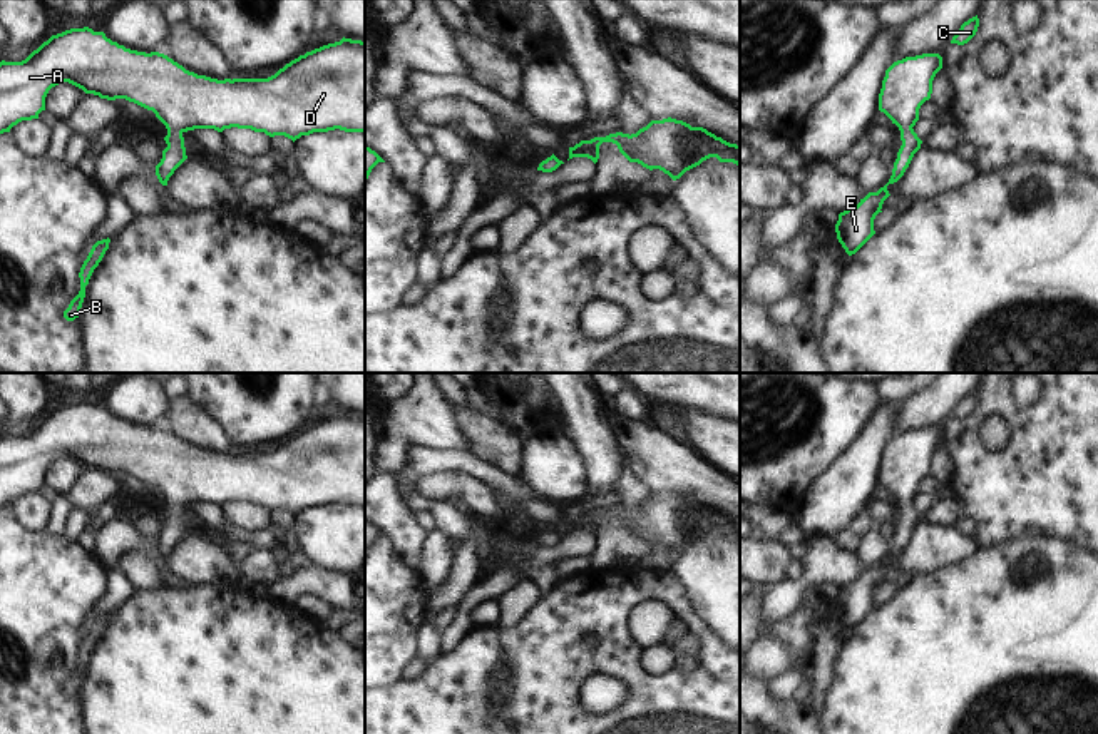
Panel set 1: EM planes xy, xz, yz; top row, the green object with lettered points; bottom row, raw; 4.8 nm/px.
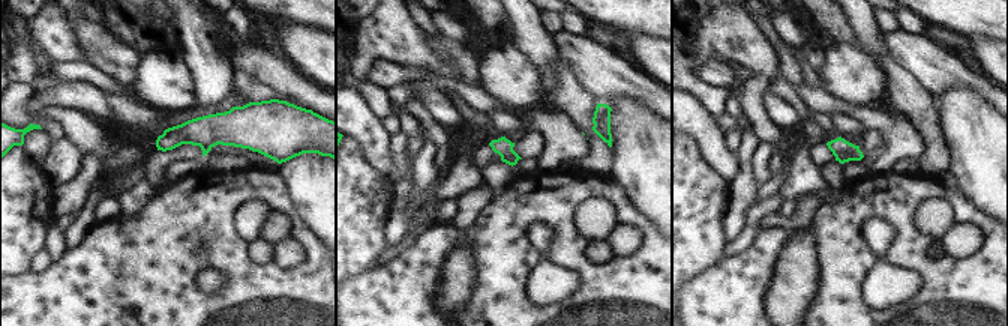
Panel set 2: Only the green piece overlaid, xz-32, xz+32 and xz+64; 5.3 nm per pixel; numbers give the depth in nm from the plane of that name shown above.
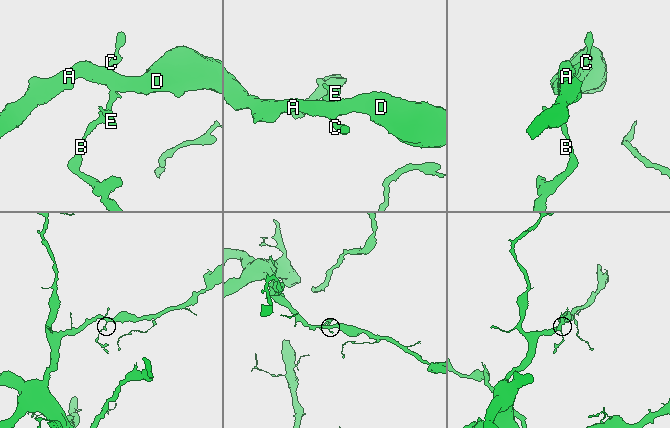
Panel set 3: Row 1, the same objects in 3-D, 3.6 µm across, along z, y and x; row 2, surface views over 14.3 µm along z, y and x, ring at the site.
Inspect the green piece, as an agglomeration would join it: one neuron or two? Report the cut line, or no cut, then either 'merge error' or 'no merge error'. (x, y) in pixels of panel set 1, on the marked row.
cut none; no merge error

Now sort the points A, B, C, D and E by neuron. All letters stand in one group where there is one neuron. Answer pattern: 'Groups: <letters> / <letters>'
Groups: A B C D E.

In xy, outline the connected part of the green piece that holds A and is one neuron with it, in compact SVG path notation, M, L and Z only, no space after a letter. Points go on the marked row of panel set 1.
M89 27L70 28L52 35L22 62L0 62L0 134L10 132L22 120L38 119L38 114L45 110L49 90L62 82L69 82L100 99L126 99L156 114L167 129L164 137L167 147L156 166L156 176L162 186L167 186L169 177L187 159L182 137L187 130L214 129L223 132L224 129L238 127L264 132L269 137L285 135L293 142L301 135L335 129L365 132L365 42L345 37L340 42L300 55L268 79L218 80L189 72L164 54L126 48L107 38L104 32L94 32Z

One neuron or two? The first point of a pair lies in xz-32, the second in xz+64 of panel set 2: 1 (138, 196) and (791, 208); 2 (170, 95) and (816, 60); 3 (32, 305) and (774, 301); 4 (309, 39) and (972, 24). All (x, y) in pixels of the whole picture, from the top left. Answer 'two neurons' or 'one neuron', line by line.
1: two neurons
2: two neurons
3: two neurons
4: two neurons

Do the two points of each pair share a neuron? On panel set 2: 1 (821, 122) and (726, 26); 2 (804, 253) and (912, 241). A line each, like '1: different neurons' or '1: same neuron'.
1: different neurons
2: different neurons

